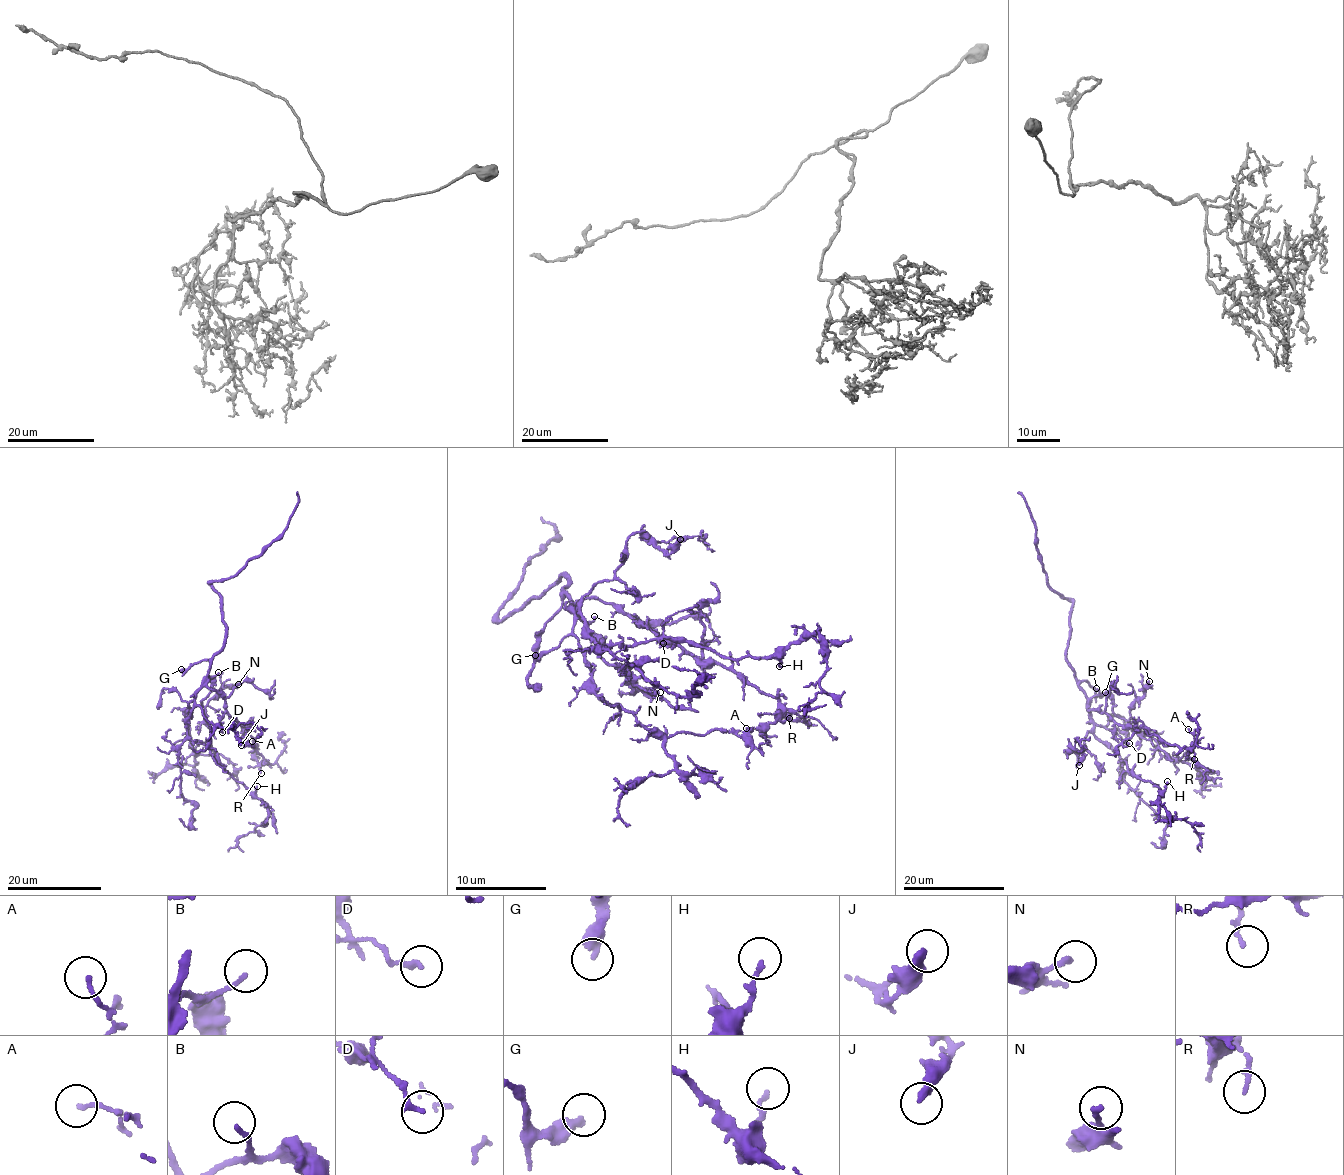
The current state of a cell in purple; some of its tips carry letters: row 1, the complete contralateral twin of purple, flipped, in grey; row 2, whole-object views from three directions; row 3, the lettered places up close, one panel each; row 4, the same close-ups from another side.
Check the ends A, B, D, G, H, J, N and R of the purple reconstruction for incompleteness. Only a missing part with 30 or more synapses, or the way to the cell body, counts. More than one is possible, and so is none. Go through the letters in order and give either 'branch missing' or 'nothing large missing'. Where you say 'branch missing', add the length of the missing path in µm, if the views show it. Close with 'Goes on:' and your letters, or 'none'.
A: nothing large missing
B: branch missing; missing 20 µm
D: nothing large missing
G: branch missing; missing 45 µm
H: nothing large missing
J: nothing large missing
N: nothing large missing
R: nothing large missing
Goes on: B, G

